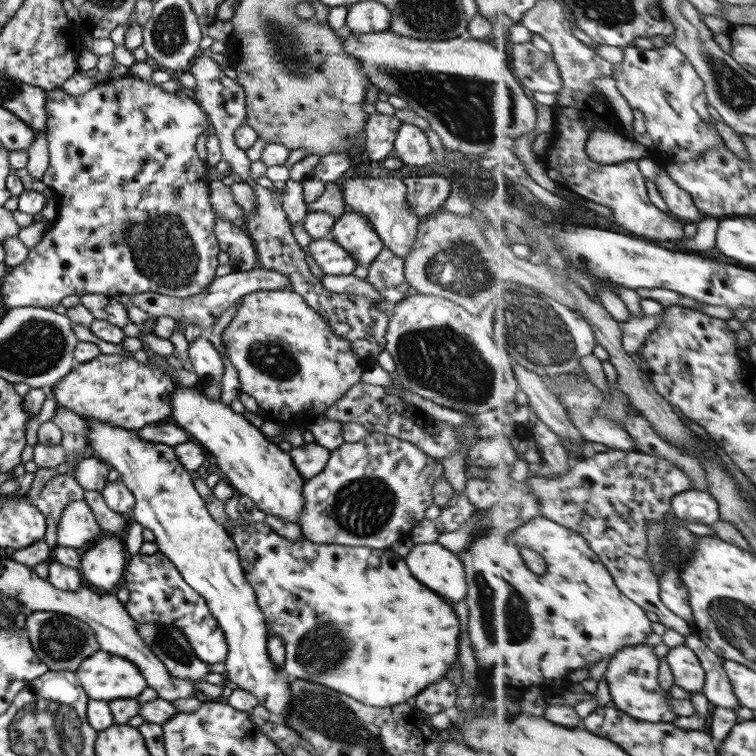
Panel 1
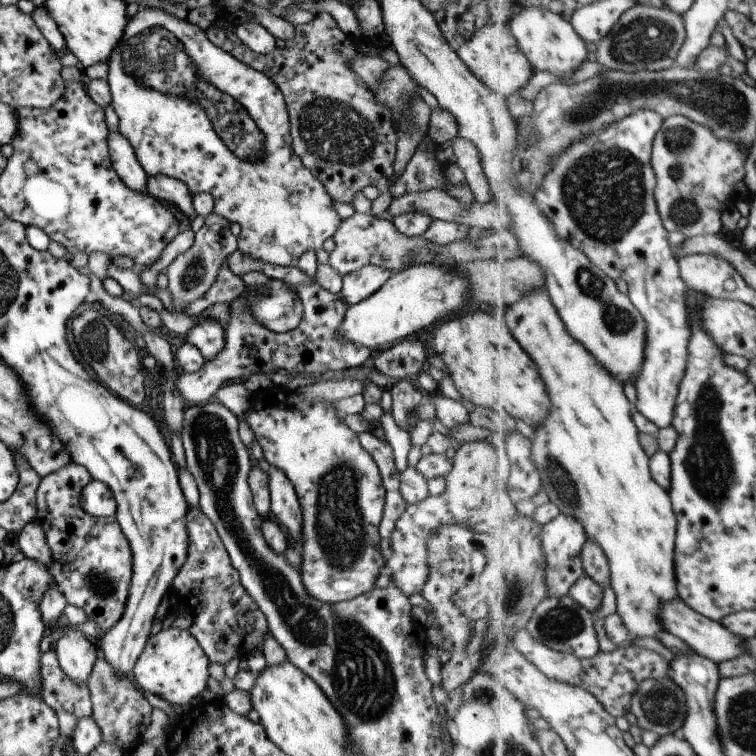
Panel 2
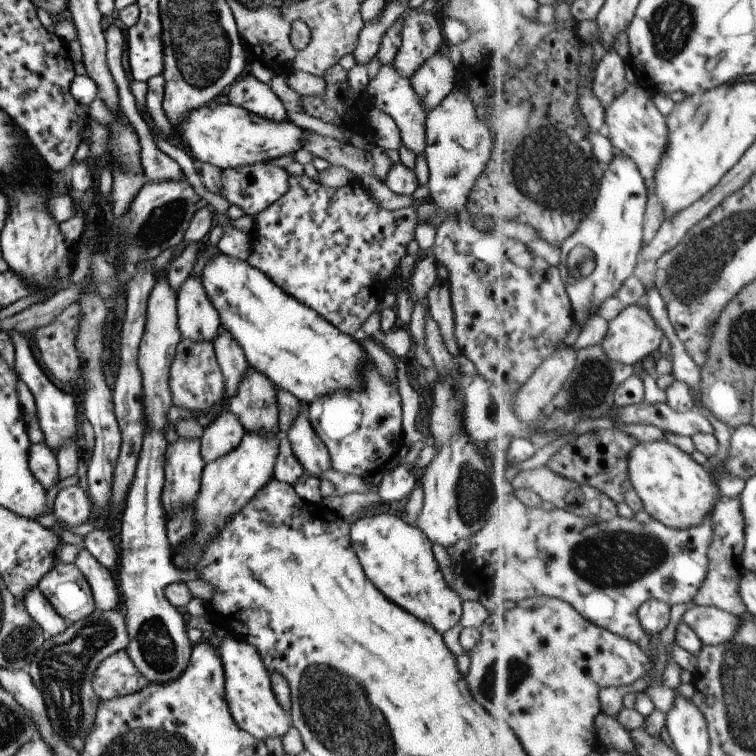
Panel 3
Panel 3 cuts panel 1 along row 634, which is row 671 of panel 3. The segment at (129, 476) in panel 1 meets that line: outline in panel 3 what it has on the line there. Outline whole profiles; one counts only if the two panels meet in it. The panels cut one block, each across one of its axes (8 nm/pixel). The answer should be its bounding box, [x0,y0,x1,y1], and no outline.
[216,638,292,741]

